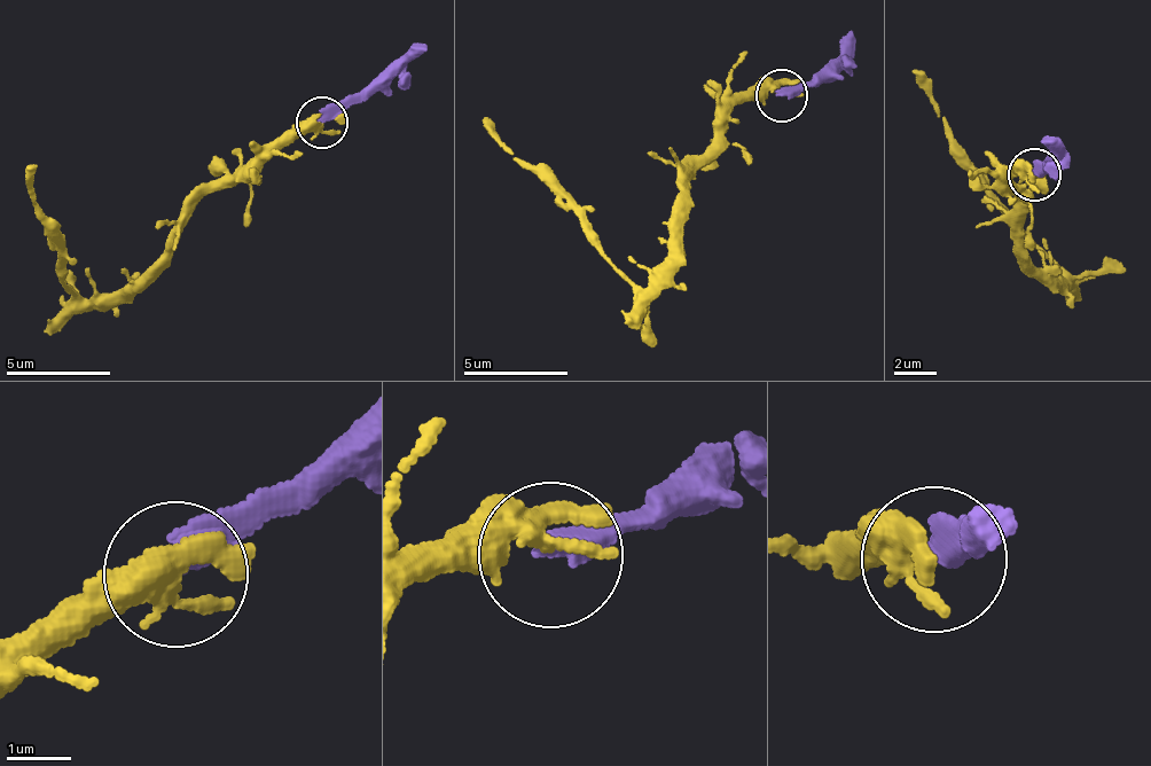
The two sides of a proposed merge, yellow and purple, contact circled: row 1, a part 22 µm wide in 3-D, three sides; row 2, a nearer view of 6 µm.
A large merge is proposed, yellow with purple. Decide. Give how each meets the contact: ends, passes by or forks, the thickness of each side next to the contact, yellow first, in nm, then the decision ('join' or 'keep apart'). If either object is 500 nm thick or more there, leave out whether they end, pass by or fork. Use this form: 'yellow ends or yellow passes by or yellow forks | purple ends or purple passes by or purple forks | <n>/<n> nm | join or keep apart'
yellow forks | purple ends | 260/360 nm | join

